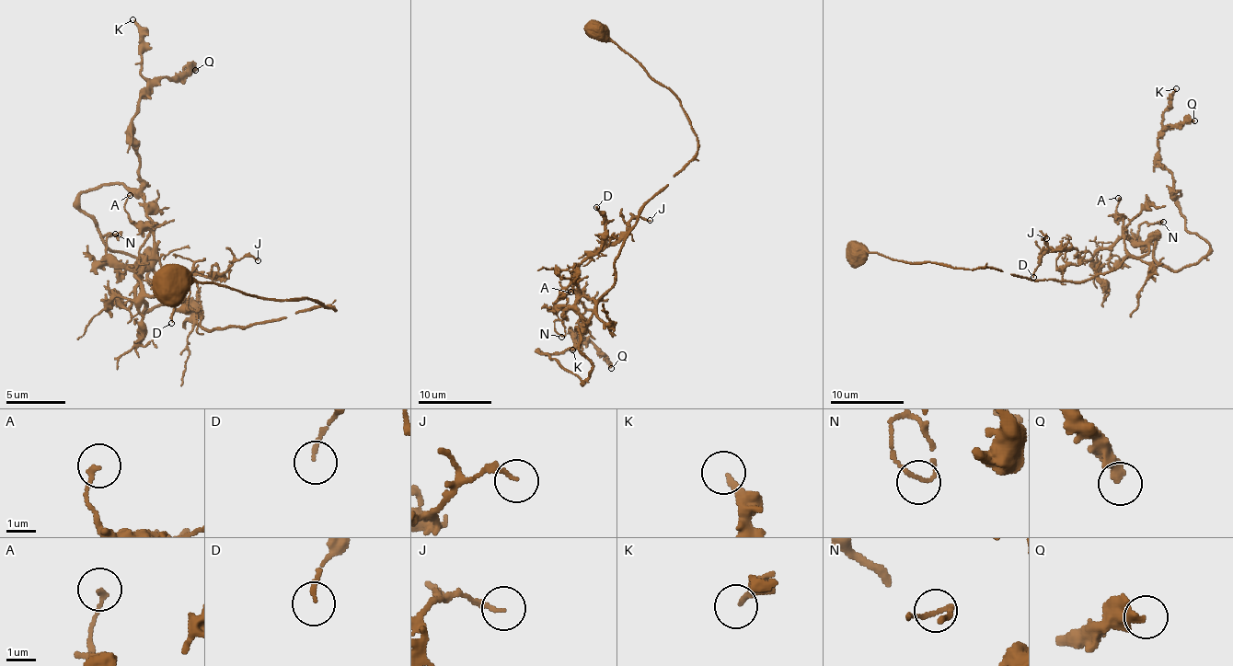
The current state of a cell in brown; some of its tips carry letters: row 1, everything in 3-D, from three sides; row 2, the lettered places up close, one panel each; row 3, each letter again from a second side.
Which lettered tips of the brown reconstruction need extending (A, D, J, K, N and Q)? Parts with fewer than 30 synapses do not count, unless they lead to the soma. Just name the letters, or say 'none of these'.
none of these

